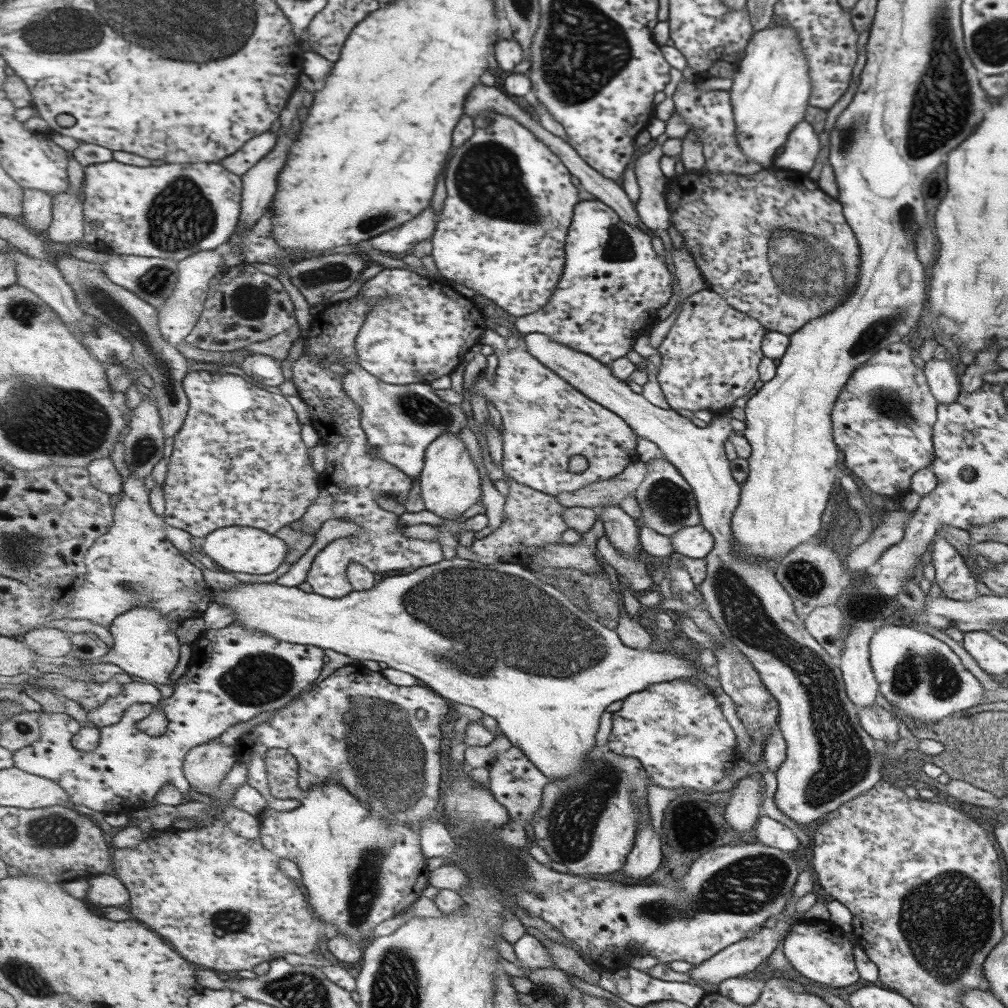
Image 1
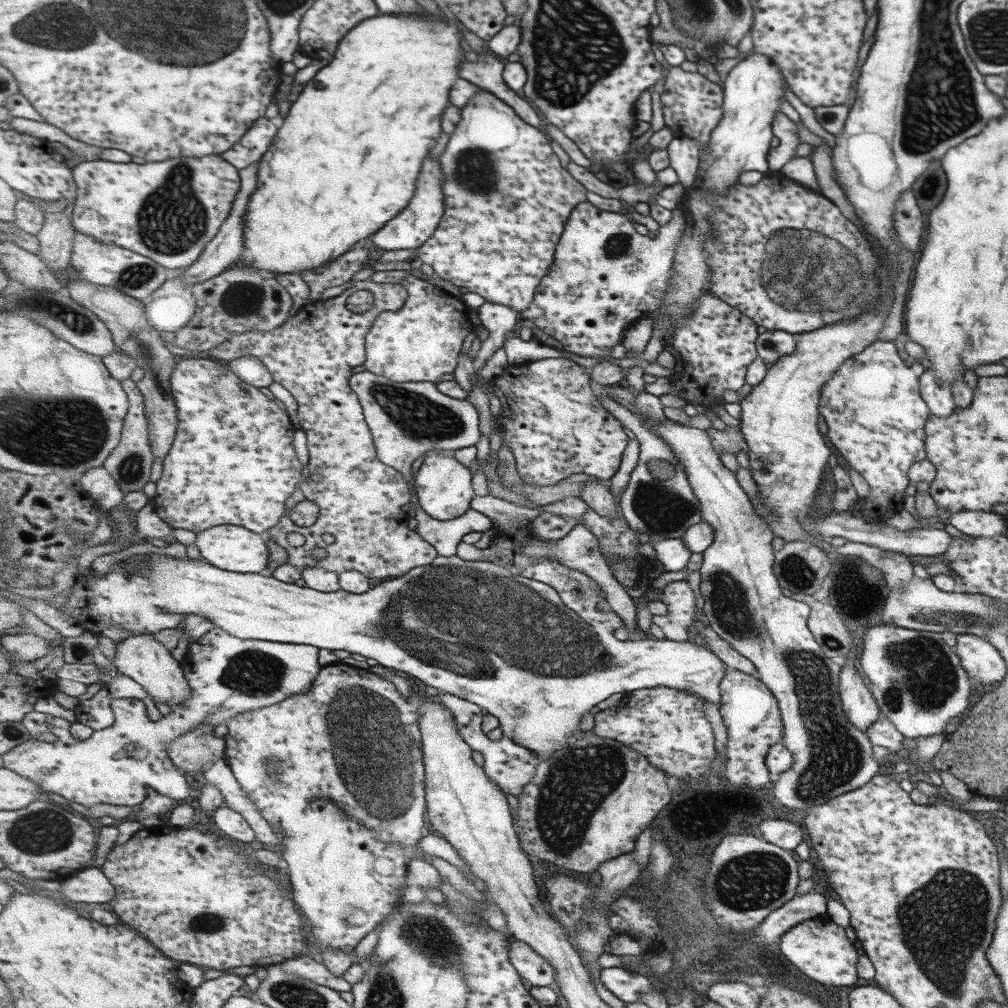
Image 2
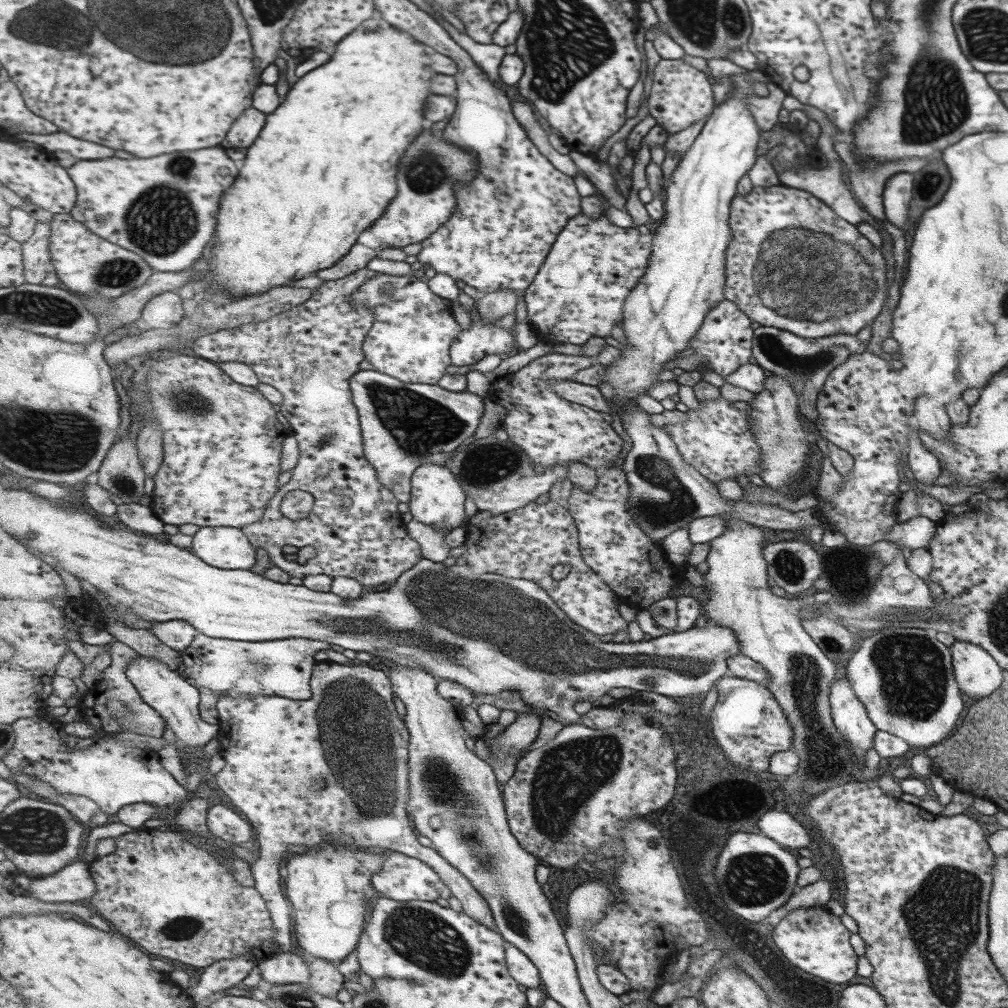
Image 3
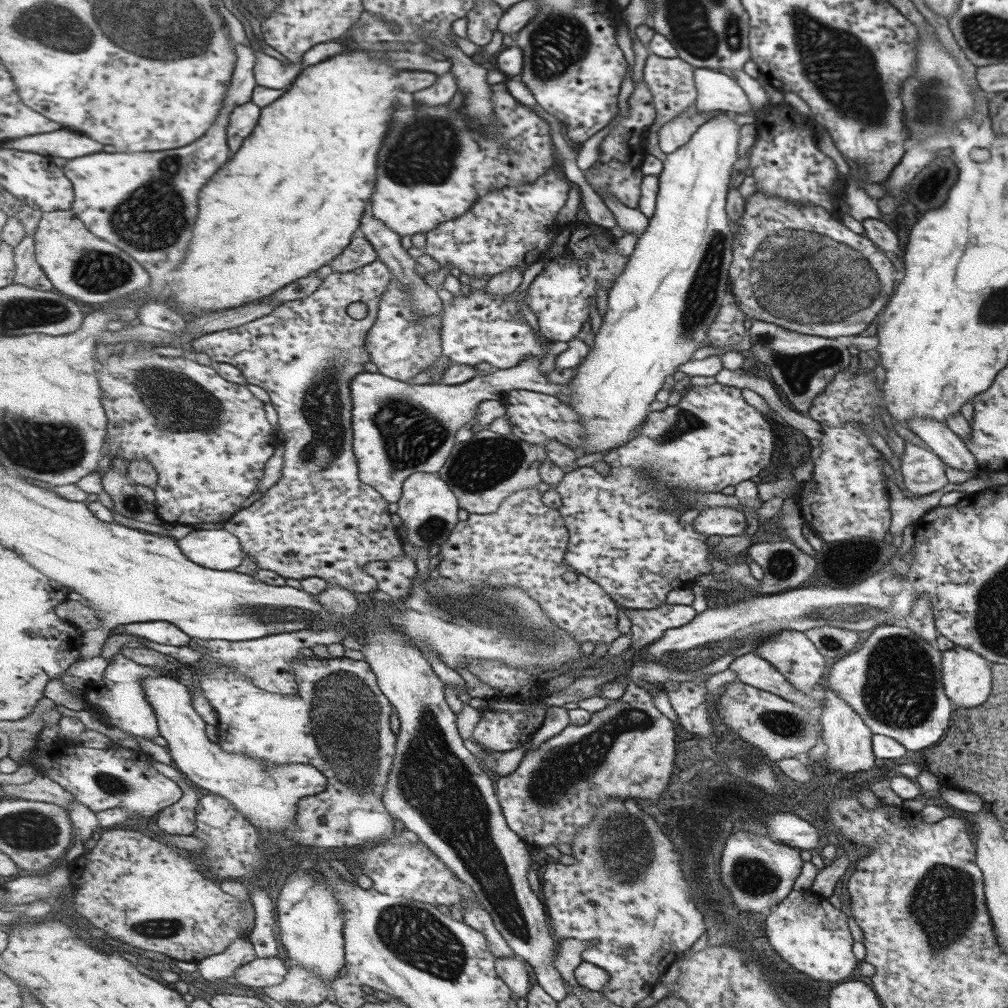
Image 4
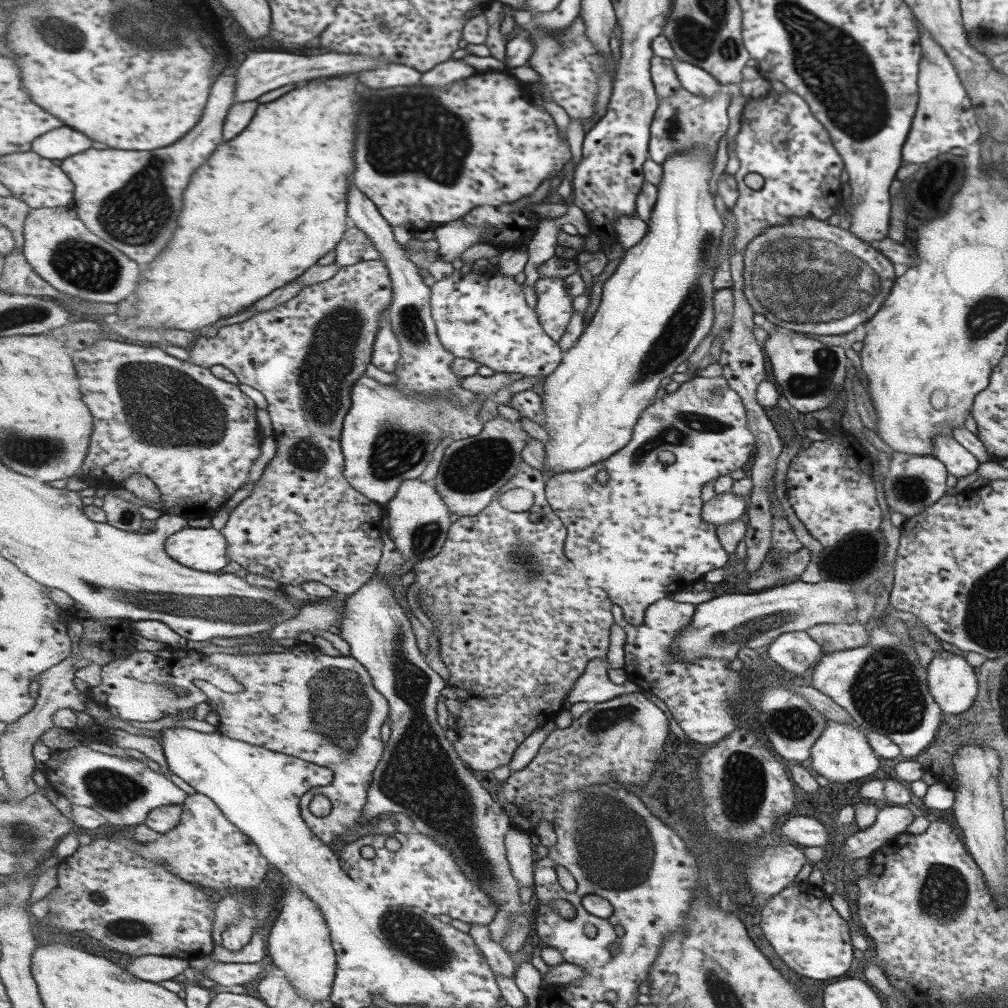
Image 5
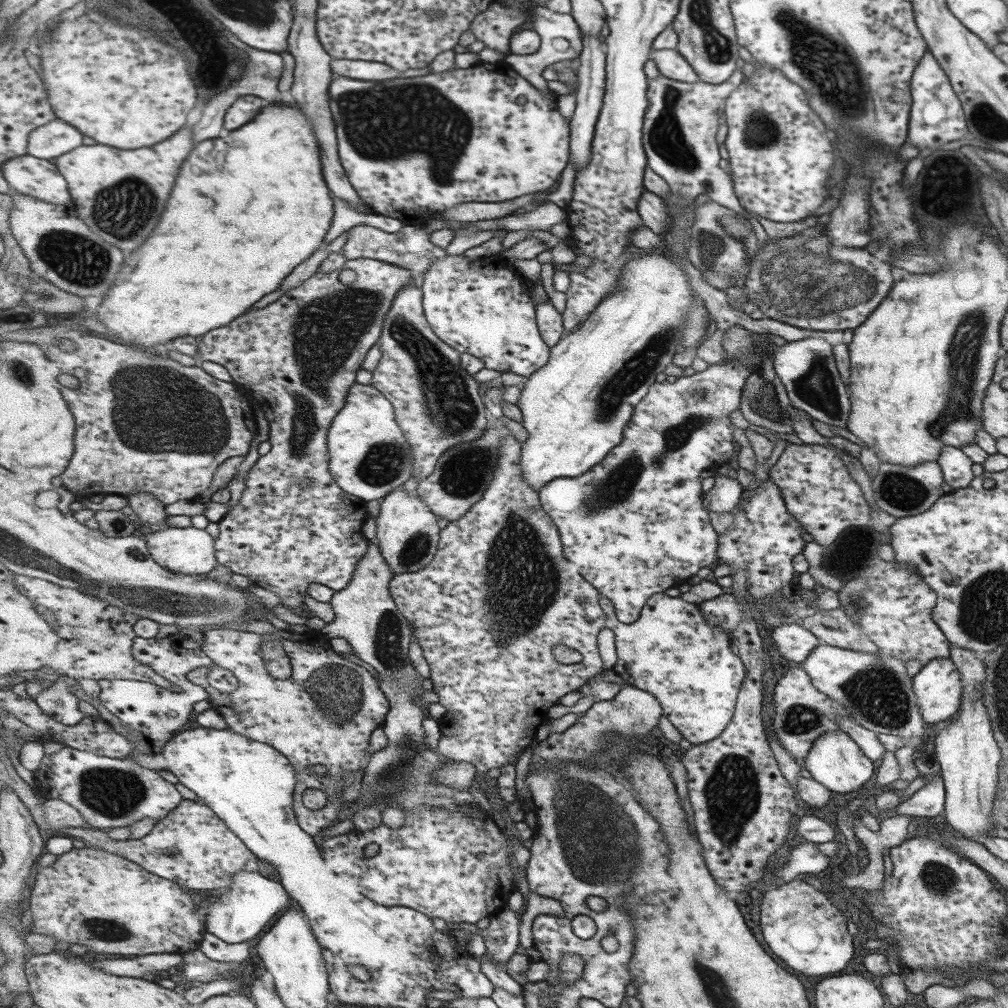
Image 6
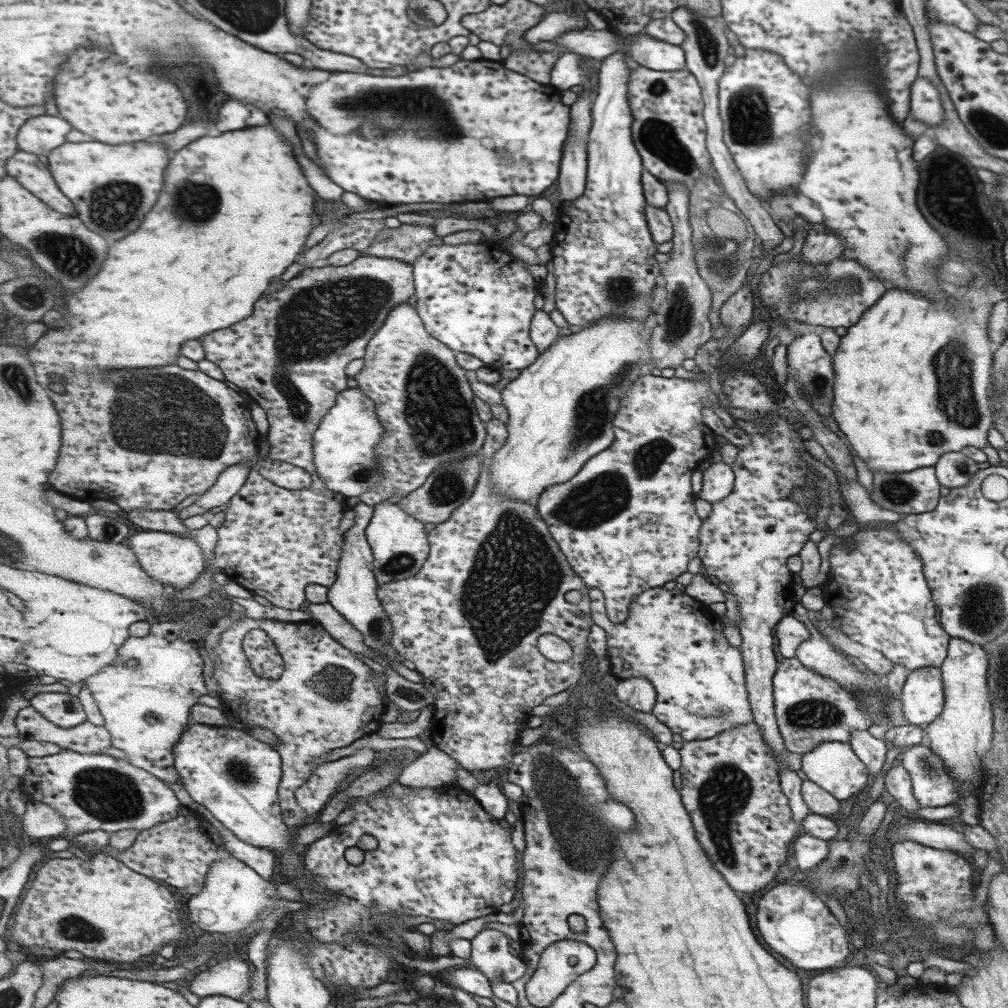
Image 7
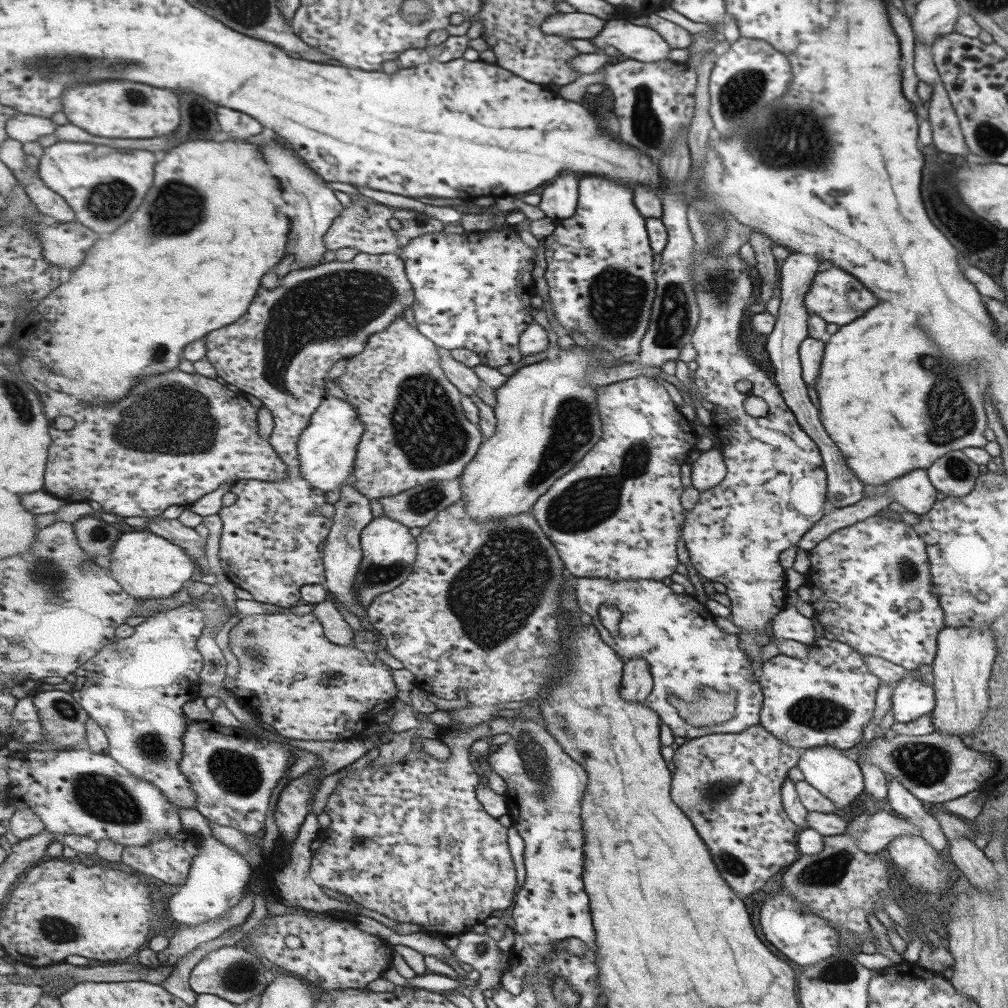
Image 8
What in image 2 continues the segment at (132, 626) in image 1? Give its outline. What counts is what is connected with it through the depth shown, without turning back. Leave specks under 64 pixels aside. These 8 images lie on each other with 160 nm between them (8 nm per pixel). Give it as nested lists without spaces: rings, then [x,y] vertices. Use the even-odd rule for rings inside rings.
[[[137,633],[117,642],[113,664],[116,672],[123,673],[137,680],[149,692],[155,702],[165,703],[169,707],[181,706],[193,698],[193,689],[185,679],[187,672],[170,648],[156,639],[152,633]]]

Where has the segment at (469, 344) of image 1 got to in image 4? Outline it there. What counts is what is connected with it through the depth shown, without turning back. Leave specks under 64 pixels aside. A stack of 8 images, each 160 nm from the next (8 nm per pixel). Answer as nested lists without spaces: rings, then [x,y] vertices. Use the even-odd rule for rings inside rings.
[[[394,278],[380,300],[378,319],[367,336],[367,350],[379,373],[395,380],[409,382],[417,374],[428,370],[444,355],[441,333],[442,315],[424,317],[412,309],[412,294],[407,285]]]

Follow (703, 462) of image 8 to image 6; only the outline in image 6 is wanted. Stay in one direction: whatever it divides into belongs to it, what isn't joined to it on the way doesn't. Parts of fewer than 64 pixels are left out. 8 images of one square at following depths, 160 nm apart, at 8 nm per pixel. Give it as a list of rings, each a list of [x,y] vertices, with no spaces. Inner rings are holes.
[[[714,472],[712,477],[715,478],[715,482],[713,487],[703,495],[703,504],[711,512],[734,511],[743,491],[741,485],[727,475]]]

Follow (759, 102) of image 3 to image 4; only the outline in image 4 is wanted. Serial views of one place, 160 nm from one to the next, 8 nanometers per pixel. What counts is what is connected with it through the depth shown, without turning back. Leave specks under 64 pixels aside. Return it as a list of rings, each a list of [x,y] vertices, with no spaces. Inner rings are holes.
[[[694,68],[694,107],[698,112],[721,111],[736,114],[753,110],[748,95],[735,79],[713,69]]]

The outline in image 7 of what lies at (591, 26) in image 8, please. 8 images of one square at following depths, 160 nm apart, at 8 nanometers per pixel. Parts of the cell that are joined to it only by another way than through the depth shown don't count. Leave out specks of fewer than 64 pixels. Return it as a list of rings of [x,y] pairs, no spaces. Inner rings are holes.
[[[571,12],[547,13],[537,26],[530,26],[526,32],[526,40],[532,44],[539,44],[543,40],[553,41],[559,35],[572,30],[587,29],[587,21]]]

